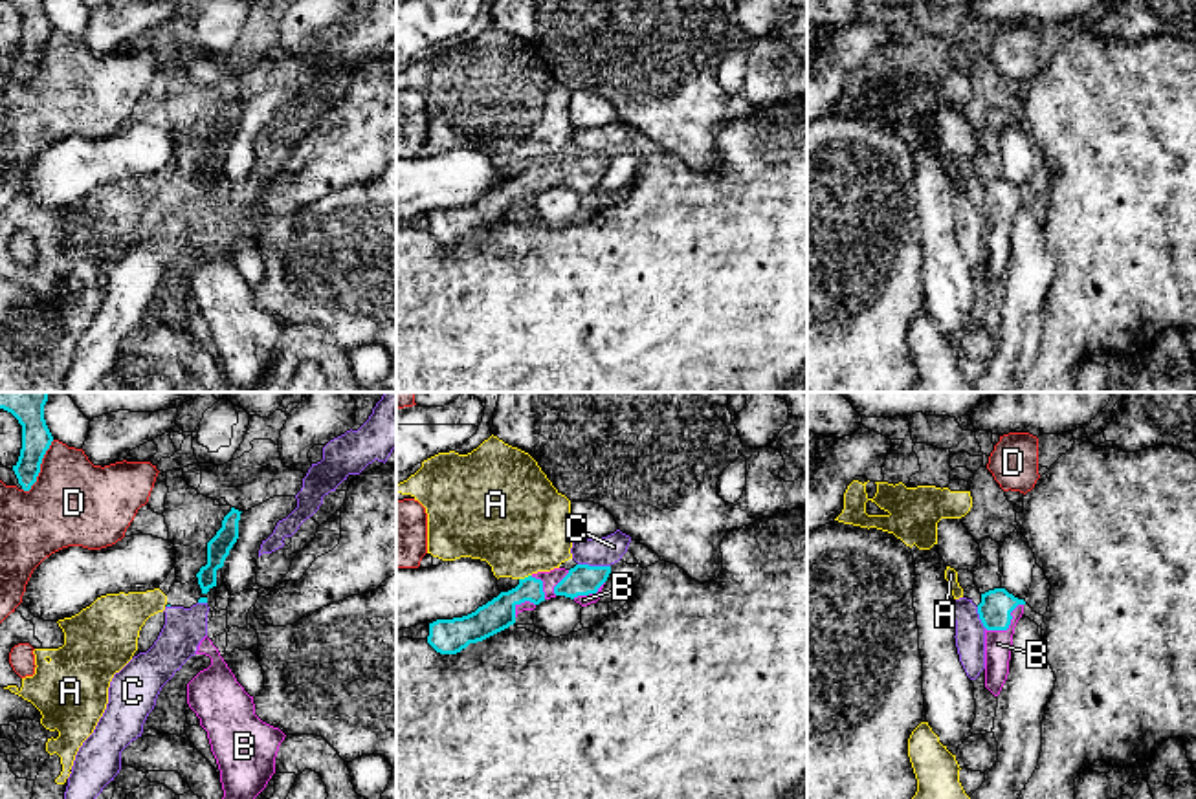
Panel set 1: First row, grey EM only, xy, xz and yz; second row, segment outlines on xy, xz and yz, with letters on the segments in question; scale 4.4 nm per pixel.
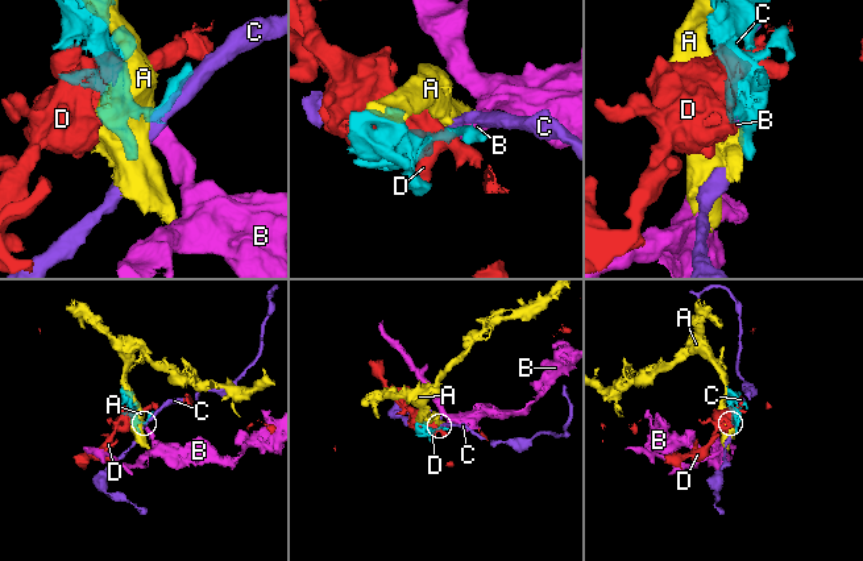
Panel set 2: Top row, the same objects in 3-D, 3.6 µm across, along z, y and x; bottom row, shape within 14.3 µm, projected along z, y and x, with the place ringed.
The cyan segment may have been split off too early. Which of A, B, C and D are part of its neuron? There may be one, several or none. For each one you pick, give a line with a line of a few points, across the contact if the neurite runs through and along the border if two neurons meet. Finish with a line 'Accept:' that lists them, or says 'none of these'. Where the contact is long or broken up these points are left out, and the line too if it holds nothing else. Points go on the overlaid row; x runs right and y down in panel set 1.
Accept: B

